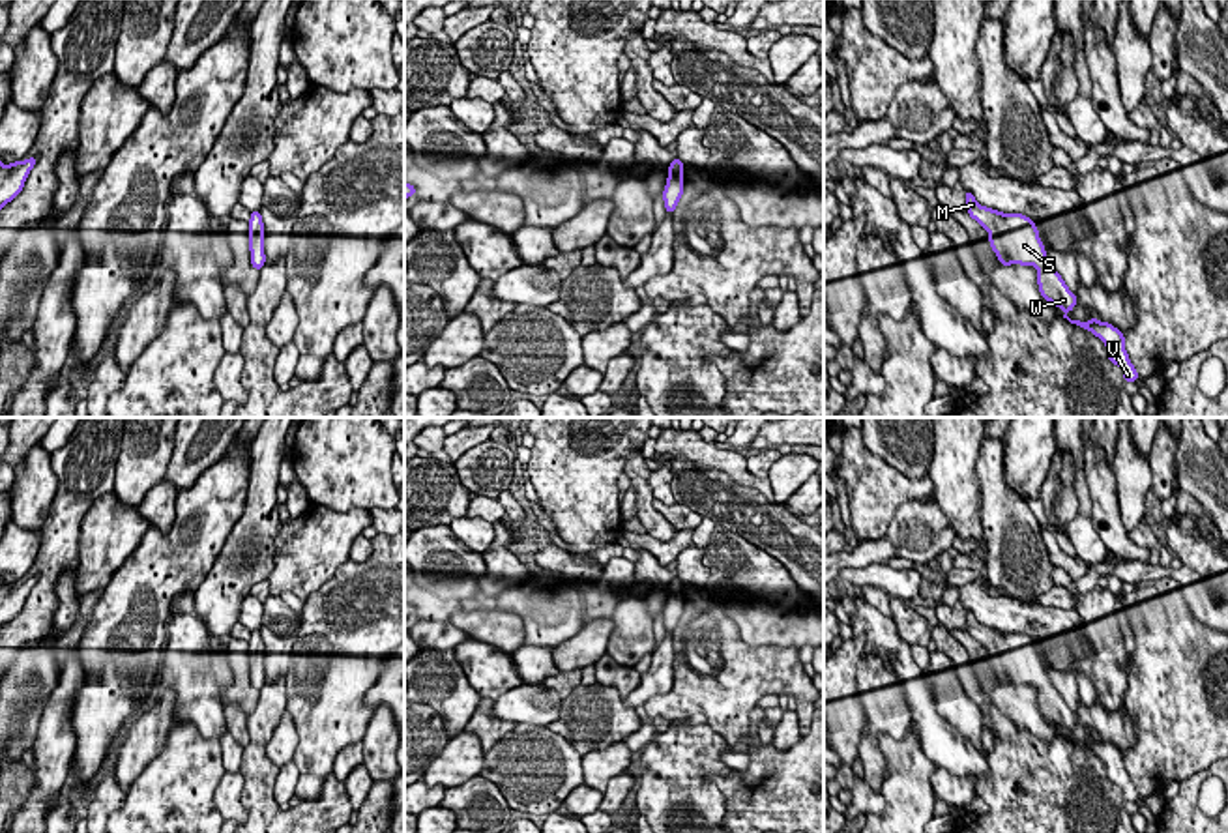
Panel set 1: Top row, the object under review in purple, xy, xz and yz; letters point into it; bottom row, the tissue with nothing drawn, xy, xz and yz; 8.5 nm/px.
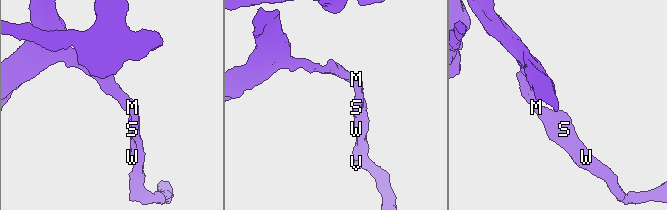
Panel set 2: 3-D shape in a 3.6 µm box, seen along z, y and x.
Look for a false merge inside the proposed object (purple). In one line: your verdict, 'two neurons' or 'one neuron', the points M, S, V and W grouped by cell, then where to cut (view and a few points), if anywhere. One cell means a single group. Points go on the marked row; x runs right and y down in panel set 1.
two neurons; M / S V W; cut in yz along (1032, 221), (989, 238)

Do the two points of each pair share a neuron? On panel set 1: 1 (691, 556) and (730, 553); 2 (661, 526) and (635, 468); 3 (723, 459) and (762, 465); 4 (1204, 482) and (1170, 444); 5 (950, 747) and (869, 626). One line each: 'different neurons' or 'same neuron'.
1: different neurons
2: same neuron
3: different neurons
4: different neurons
5: same neuron

